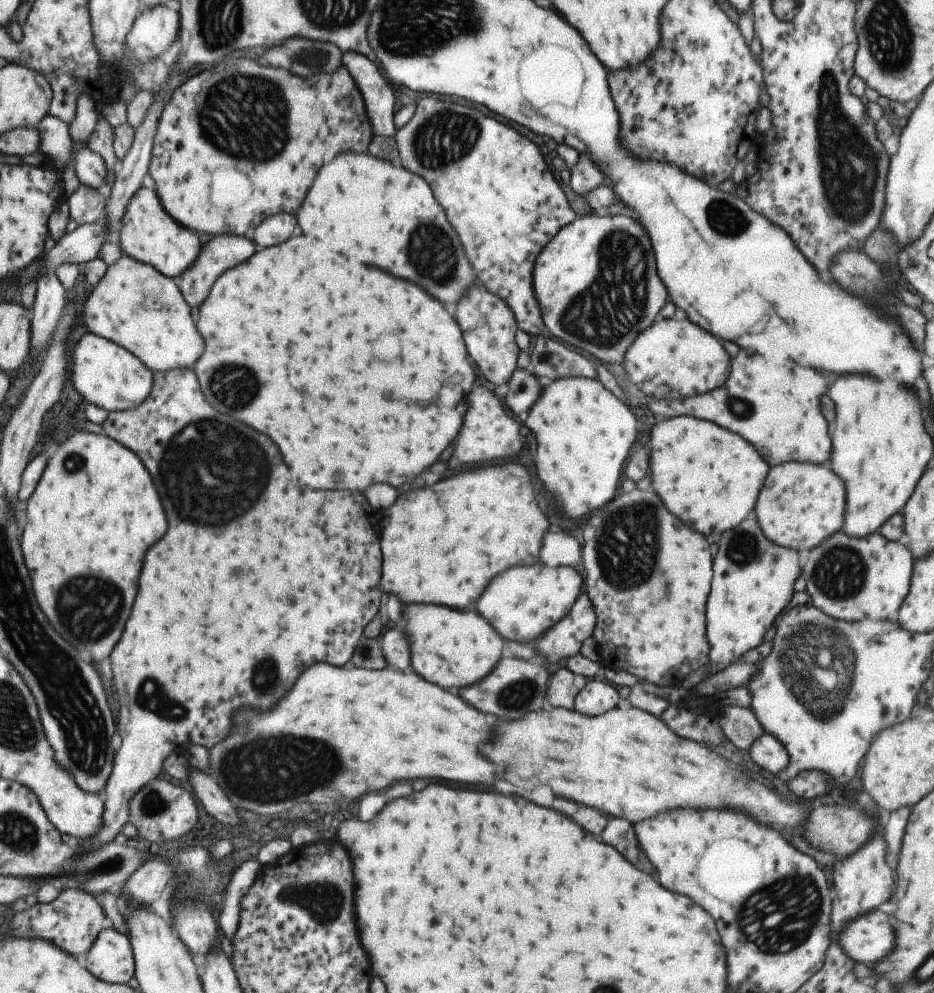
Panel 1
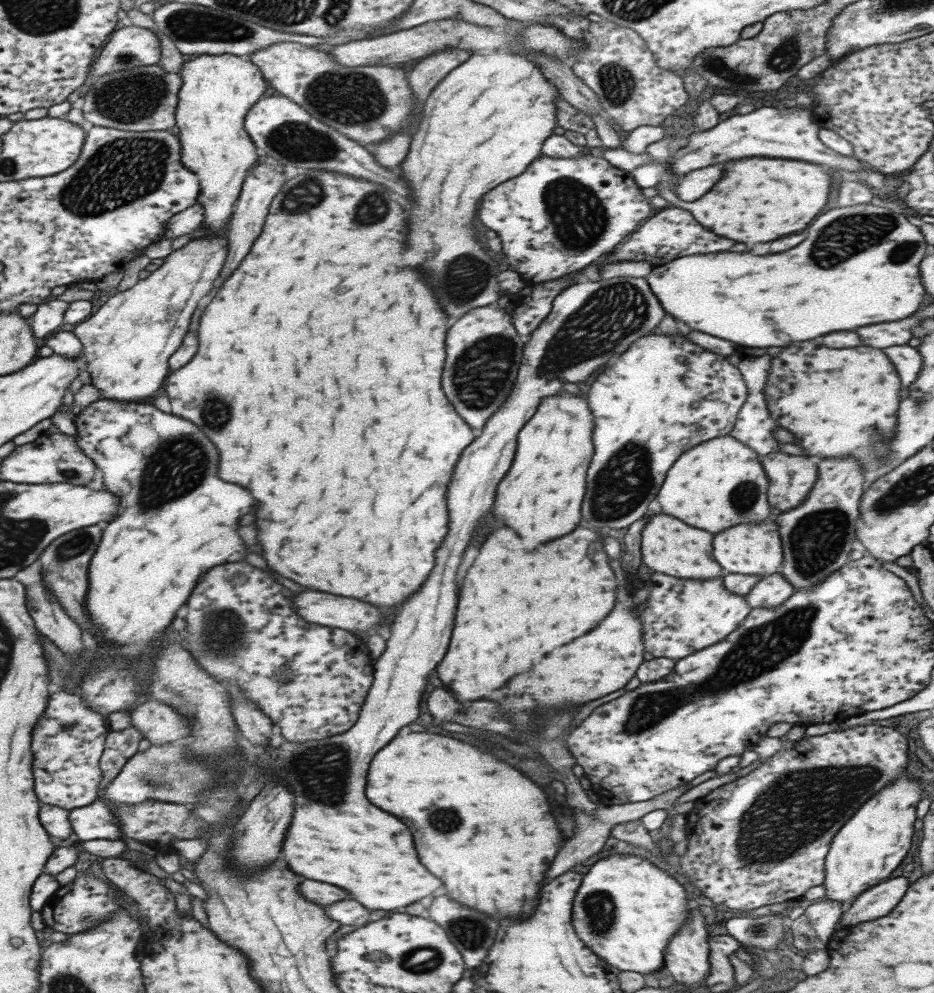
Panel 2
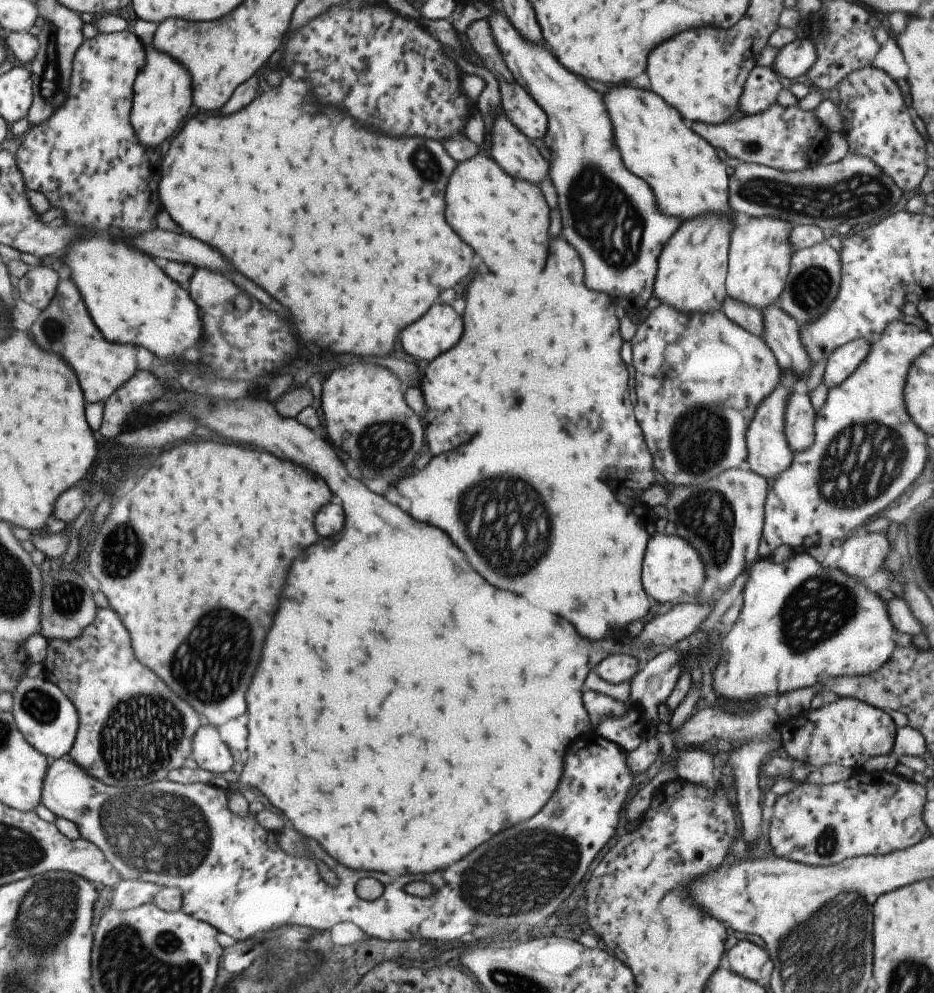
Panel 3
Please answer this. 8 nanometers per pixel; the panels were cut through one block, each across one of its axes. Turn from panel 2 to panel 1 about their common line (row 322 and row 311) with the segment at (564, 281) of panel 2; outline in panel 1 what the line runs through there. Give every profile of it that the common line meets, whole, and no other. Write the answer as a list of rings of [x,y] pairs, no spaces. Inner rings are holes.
[[[423,96],[421,100],[417,100],[411,120],[395,132],[393,140],[399,150],[401,166],[421,176],[445,210],[449,224],[461,240],[465,258],[477,276],[477,284],[507,302],[507,306],[515,314],[519,330],[531,336],[541,334],[545,324],[541,318],[541,308],[533,296],[535,258],[543,250],[543,246],[549,244],[549,240],[557,236],[563,226],[577,220],[577,216],[569,208],[563,190],[545,166],[537,146],[525,136],[517,134],[517,130],[511,130],[507,124],[497,122],[495,118],[485,116],[471,106],[439,100],[433,96]]]

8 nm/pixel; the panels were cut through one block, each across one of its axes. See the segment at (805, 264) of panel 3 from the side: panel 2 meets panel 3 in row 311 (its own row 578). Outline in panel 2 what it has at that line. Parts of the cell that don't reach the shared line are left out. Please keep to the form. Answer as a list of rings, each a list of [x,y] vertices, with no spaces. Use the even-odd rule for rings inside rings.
[[[855,458],[819,460],[817,480],[807,498],[797,508],[791,508],[775,518],[783,548],[783,564],[779,574],[793,586],[795,592],[815,588],[825,582],[829,574],[849,562],[849,554],[859,546],[853,524],[859,516],[857,500],[861,496],[863,482],[863,468]]]

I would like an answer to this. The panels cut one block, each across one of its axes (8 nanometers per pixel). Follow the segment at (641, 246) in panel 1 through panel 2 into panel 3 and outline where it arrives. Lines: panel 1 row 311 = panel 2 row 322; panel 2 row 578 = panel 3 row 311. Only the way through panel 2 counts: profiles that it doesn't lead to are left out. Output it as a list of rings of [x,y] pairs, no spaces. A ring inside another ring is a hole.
[[[433,304],[417,322],[399,332],[399,346],[405,354],[431,362],[455,346],[461,332],[461,316],[445,304]]]

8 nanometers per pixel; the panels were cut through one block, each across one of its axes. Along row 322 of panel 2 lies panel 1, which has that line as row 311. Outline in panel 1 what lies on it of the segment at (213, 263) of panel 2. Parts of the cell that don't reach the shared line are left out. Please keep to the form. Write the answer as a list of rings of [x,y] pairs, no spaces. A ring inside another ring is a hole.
[[[123,256],[107,266],[101,280],[85,298],[79,324],[87,334],[101,336],[131,352],[145,368],[155,372],[171,372],[191,368],[203,352],[203,338],[191,322],[191,306],[185,302],[175,282],[145,262]]]

